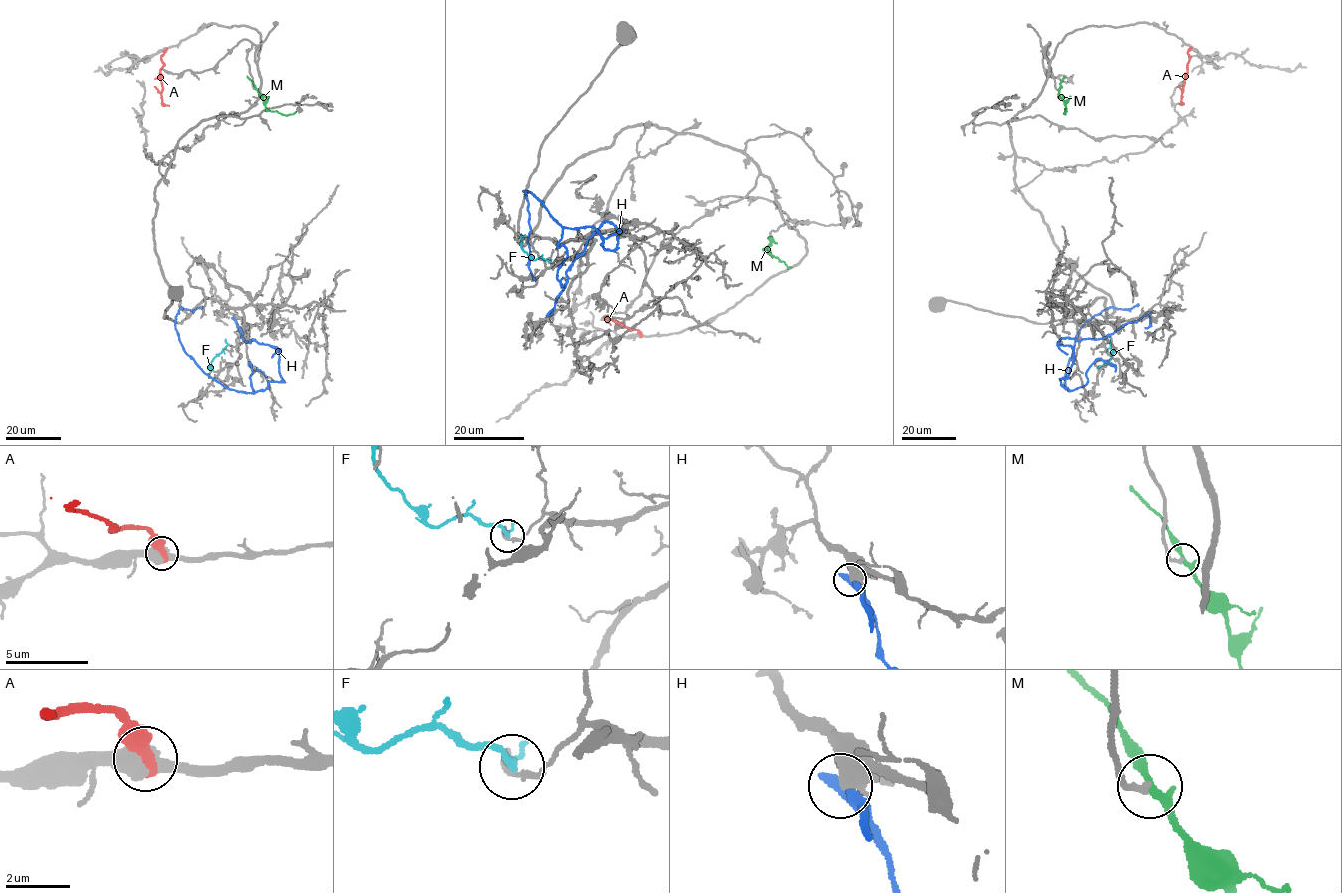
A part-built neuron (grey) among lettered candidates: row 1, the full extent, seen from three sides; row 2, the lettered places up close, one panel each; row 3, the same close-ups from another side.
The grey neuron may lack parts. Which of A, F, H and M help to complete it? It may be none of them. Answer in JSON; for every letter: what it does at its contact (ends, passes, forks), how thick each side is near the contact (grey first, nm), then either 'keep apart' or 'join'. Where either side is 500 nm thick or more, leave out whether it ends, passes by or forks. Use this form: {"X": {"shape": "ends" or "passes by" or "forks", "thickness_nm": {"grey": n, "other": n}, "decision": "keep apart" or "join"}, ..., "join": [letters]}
{"A": {"thickness_nm": {"grey": 550, "other": 480}, "decision": "keep apart"}, "F": {"shape": "passes by", "thickness_nm": {"grey": 110, "other": 160}, "decision": "keep apart"}, "H": {"thickness_nm": {"grey": 550, "other": 360}, "decision": "keep apart"}, "M": {"shape": "passes by", "thickness_nm": {"grey": 180, "other": 240}, "decision": "join"}, "join": ["M"]}

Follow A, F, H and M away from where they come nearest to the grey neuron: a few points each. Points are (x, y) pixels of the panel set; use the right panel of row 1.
A: (1190, 48), (1181, 94), (1183, 104)
F: (1111, 341), (1110, 347), (1114, 350), (1111, 358), (1097, 368)
H: (1150, 313), (1100, 339), (1060, 339), (1073, 350), (1064, 387), (1070, 391), (1065, 372), (1082, 325), (1138, 304)
M: (1058, 90), (1065, 107), (1064, 114), (1066, 110)

